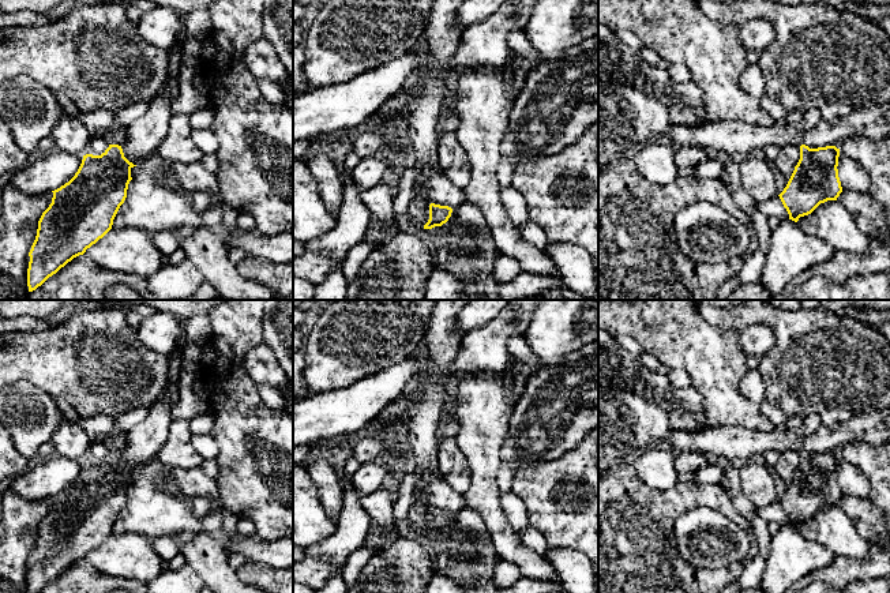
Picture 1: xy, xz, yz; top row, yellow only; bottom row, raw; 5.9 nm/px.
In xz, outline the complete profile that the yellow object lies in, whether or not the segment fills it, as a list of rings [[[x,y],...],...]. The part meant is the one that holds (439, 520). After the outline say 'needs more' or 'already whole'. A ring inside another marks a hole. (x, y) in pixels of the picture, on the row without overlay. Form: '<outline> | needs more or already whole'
[[[431,508],[429,525],[424,530],[423,540],[431,548],[435,573],[452,579],[462,588],[462,593],[499,593],[492,574],[500,558],[488,532],[473,532],[457,522],[454,514]]] | needs more

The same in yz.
[[[800,451],[800,465],[786,492],[778,500],[789,525],[797,528],[820,508],[837,506],[842,498],[837,474],[838,462],[840,454],[835,451],[818,454]]] | already whole

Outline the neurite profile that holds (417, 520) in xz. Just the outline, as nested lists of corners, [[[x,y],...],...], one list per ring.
[[[436,300],[425,333],[427,359],[423,371],[414,379],[418,397],[409,410],[408,440],[412,469],[418,474],[418,480],[403,532],[421,543],[424,543],[424,530],[429,525],[431,510],[423,488],[442,477],[438,463],[438,421],[444,409],[447,383],[455,375],[452,364],[462,342],[462,335],[457,331],[457,319],[466,304],[467,300]]]

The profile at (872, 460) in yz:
[[[890,440],[883,444],[849,442],[838,454],[841,459],[859,468],[868,480],[867,496],[886,515],[890,540]]]

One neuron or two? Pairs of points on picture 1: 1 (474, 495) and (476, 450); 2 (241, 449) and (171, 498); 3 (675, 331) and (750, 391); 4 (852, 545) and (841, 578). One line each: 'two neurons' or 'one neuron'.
1: one neuron
2: two neurons
3: two neurons
4: two neurons

